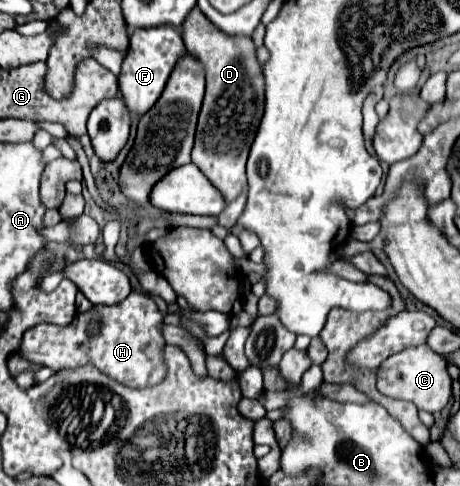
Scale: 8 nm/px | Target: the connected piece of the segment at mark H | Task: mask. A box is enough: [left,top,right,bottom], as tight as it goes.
[19,292,167,388]

